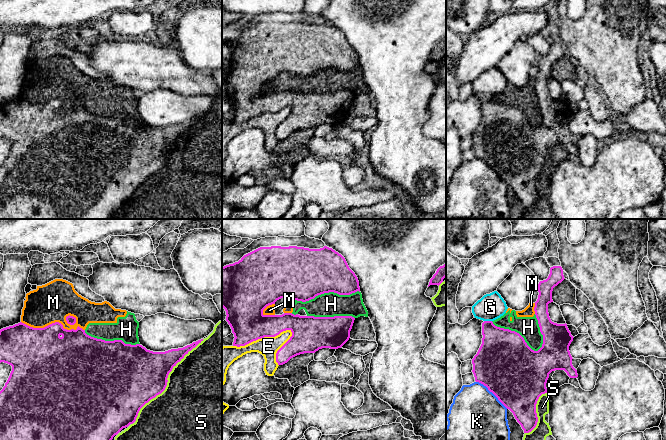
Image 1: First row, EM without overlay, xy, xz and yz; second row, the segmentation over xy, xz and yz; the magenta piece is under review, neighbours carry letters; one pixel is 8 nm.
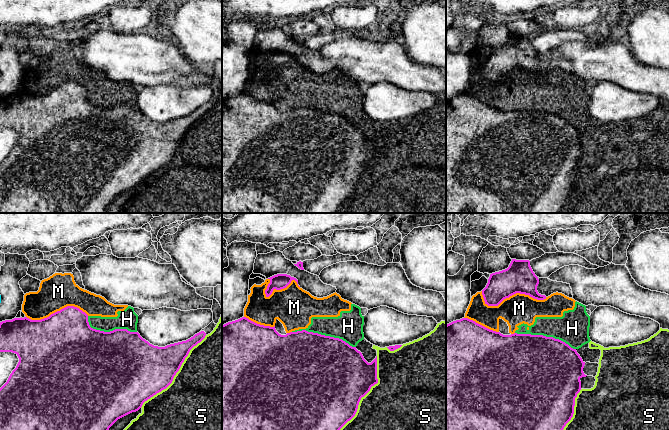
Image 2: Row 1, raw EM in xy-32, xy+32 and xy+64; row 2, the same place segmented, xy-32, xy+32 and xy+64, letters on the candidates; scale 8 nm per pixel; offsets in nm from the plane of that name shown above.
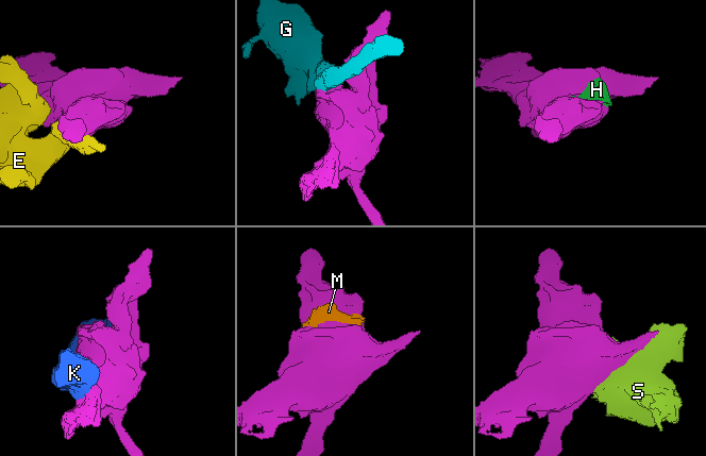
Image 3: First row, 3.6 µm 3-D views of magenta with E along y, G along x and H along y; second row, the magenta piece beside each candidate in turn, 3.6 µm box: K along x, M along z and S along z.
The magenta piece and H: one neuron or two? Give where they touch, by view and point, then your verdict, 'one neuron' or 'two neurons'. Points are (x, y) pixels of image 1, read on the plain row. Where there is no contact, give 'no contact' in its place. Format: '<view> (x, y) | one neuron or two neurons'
yz (518, 109) | two neurons

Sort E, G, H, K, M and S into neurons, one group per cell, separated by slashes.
E / G / H M S / K

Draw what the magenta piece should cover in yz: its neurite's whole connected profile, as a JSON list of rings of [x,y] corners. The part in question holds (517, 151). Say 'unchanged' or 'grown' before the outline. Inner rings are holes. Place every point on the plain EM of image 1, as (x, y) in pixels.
unchanged | [[[553,42],[550,44],[548,54],[538,60],[539,71],[534,87],[543,111],[543,120],[538,127],[532,126],[519,109],[497,103],[492,97],[484,97],[482,99],[482,120],[472,135],[475,157],[486,162],[513,189],[524,209],[531,208],[537,201],[536,180],[539,173],[547,169],[546,159],[549,150],[555,146],[564,146],[570,154],[578,153],[569,127],[574,113],[566,99],[552,98],[548,89],[548,80],[553,78],[553,64],[564,55],[562,43]]]

